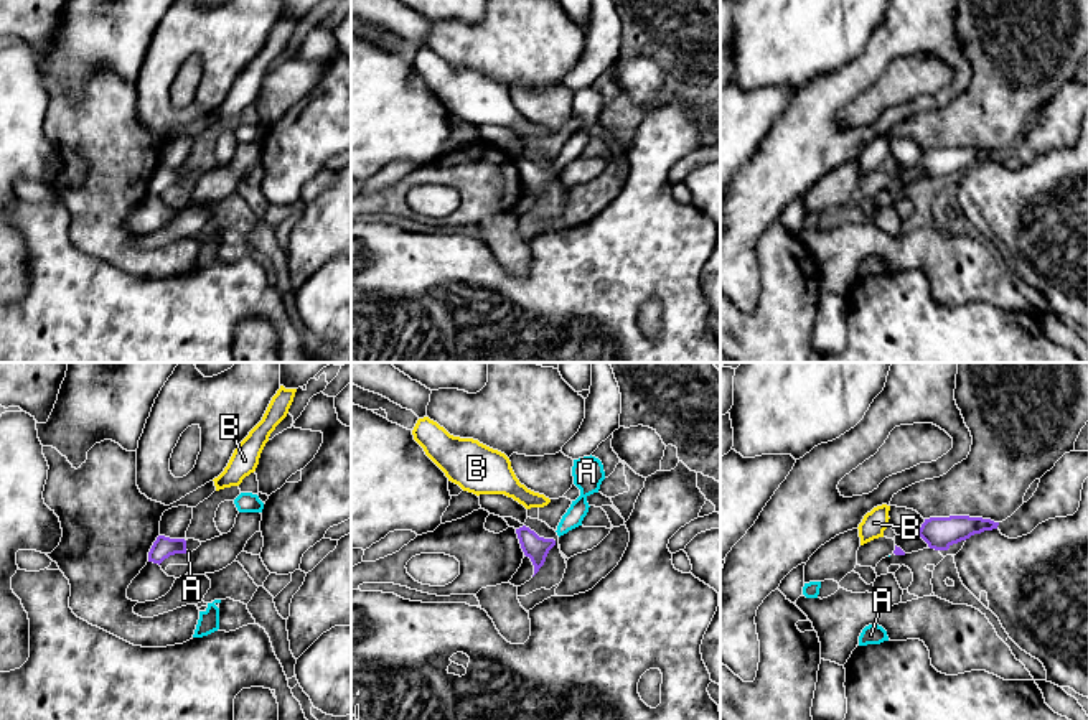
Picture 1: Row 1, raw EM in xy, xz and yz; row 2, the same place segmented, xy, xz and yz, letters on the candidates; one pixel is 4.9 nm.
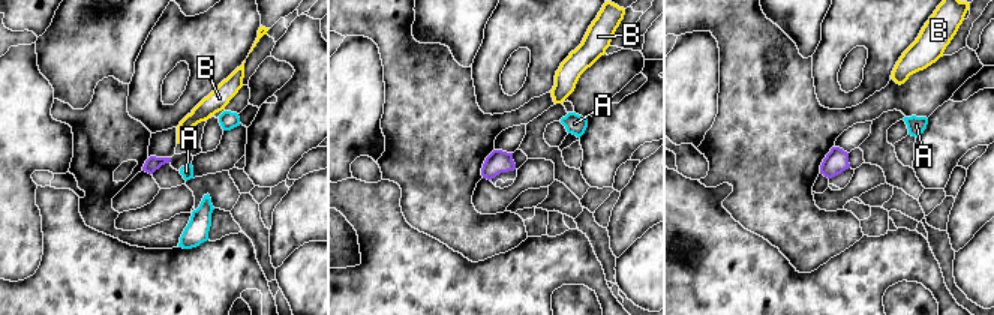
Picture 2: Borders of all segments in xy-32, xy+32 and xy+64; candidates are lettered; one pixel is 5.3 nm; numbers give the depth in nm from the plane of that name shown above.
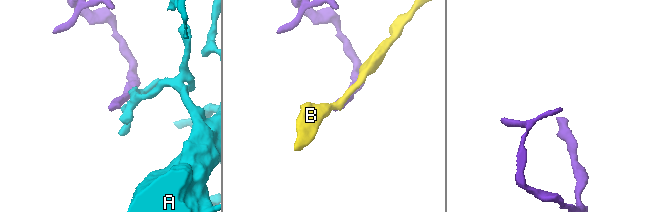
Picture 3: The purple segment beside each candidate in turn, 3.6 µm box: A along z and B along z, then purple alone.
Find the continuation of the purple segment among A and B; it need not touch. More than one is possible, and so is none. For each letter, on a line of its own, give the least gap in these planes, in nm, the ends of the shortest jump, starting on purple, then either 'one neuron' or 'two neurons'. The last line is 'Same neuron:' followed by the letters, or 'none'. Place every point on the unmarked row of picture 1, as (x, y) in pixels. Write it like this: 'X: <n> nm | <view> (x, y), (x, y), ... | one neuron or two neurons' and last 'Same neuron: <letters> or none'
A: 0 nm | one neuron
B: 80 nm | yz (895, 177), (882, 167) | two neurons
Same neuron: A

